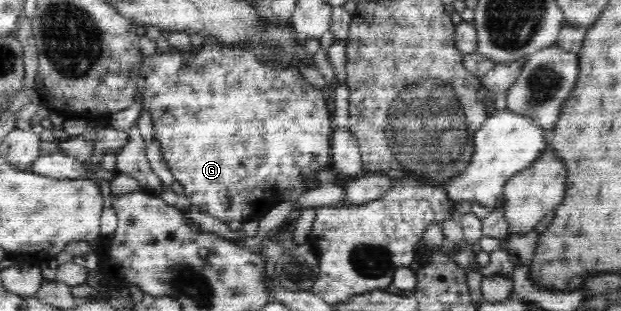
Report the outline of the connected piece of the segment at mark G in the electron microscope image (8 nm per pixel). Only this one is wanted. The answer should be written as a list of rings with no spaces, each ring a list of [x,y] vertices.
[[[204,37],[201,46],[193,47],[190,52],[178,51],[174,48],[171,52],[162,52],[153,57],[144,57],[142,64],[135,71],[138,89],[136,99],[142,99],[142,111],[149,112],[152,117],[154,135],[153,138],[160,143],[162,154],[167,160],[175,182],[183,186],[184,194],[192,202],[191,208],[202,213],[208,213],[220,222],[248,222],[248,220],[260,221],[260,217],[272,210],[274,206],[284,202],[286,190],[300,190],[307,182],[308,174],[316,174],[318,170],[330,169],[331,162],[331,135],[334,132],[332,124],[332,109],[328,101],[325,101],[320,90],[312,86],[304,86],[296,74],[280,74],[280,70],[272,70],[272,66],[264,66],[264,62],[256,62],[252,54],[244,54],[244,50],[228,50],[228,45],[221,42],[208,42]]]

